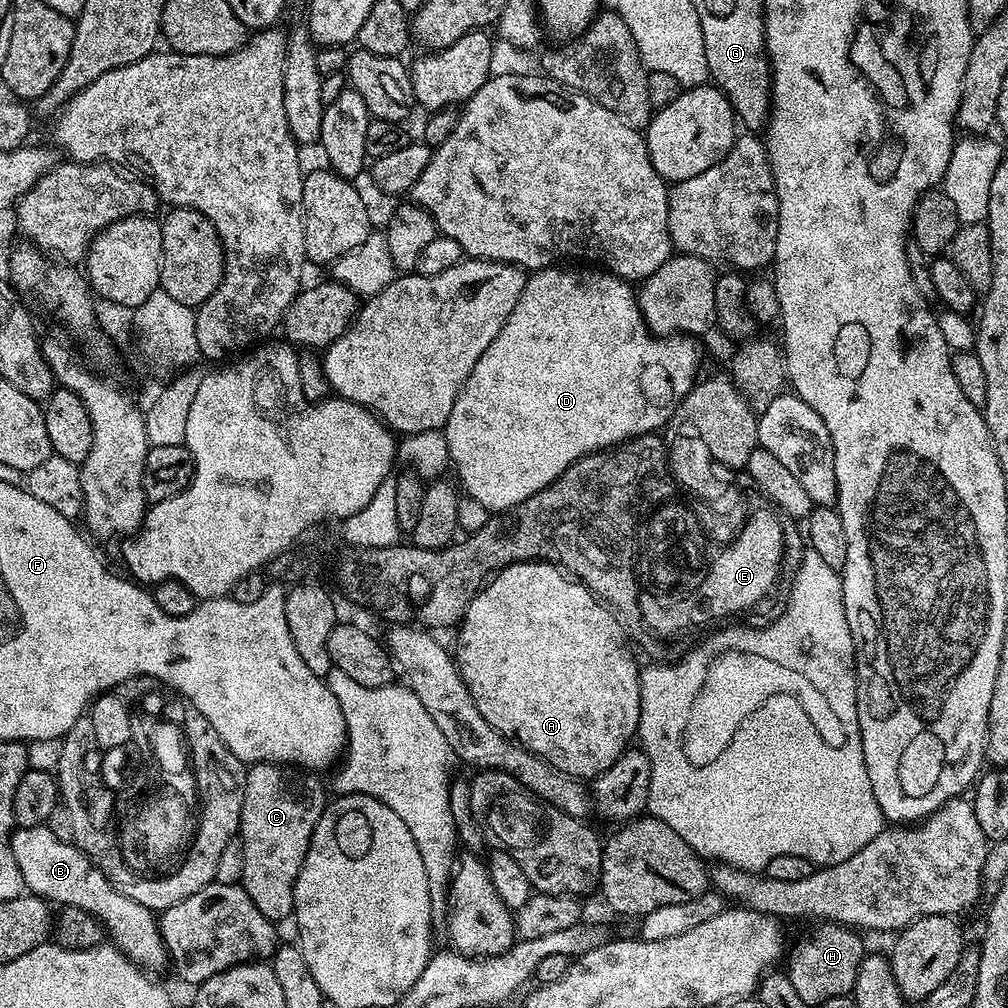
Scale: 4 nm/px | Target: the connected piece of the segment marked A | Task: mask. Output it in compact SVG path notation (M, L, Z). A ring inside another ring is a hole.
M527 560L525 564L509 563L495 573L477 592L466 610L464 619L458 625L458 631L460 631L460 637L456 640L456 648L454 647L456 666L474 698L474 706L478 706L478 714L482 714L482 718L486 718L486 722L490 722L490 726L494 730L498 730L509 740L521 744L535 756L540 756L546 762L550 762L558 770L577 778L595 778L602 775L628 751L637 735L636 727L640 721L640 673L642 668L641 665L636 665L636 660L632 657L633 649L630 647L629 637L616 613L607 604L601 602L579 580L565 574L551 562Z

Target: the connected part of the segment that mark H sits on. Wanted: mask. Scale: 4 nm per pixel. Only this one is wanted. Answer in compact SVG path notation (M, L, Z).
M816 922L813 925L809 932L801 934L800 941L793 948L791 945L786 956L786 971L802 1002L819 1006L826 1002L826 998L838 998L851 993L866 947L864 948L864 940L860 937L863 935L849 925L835 922Z

